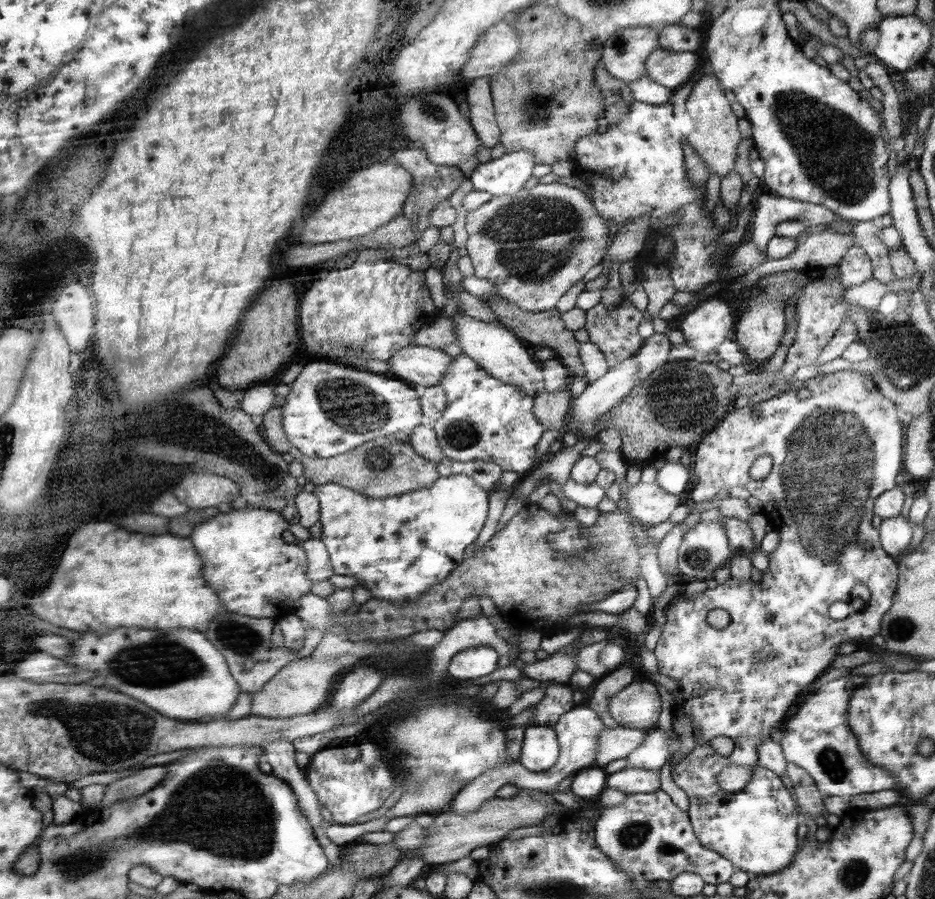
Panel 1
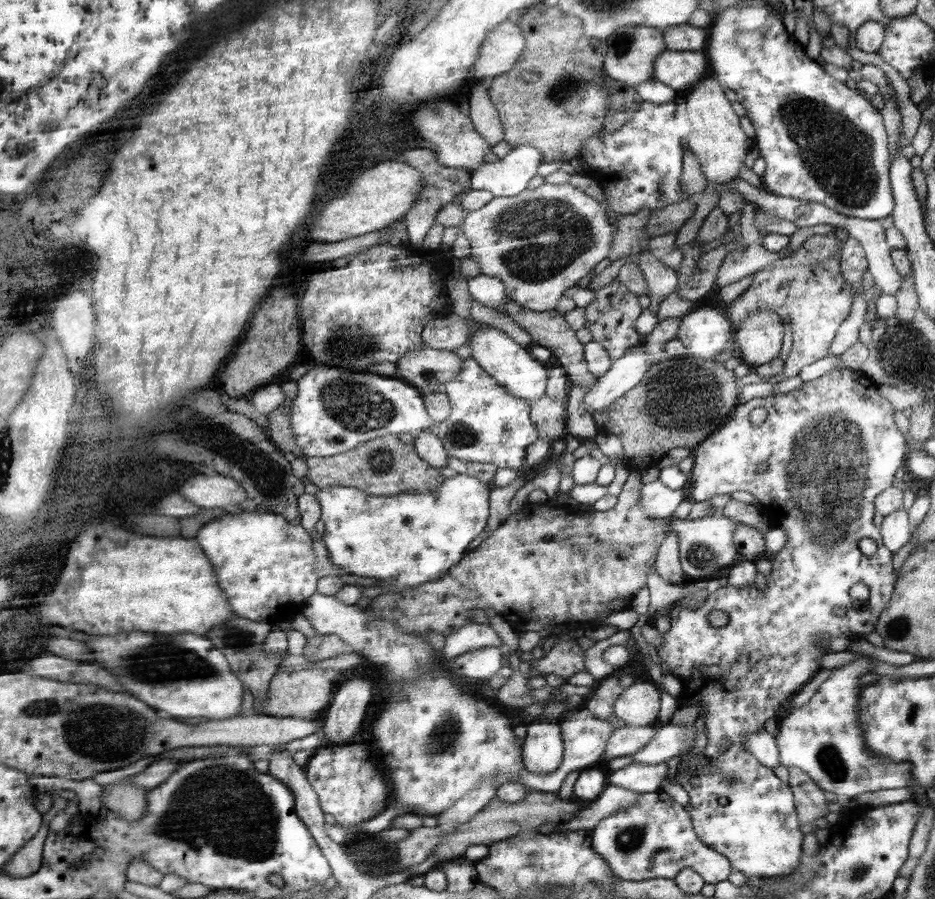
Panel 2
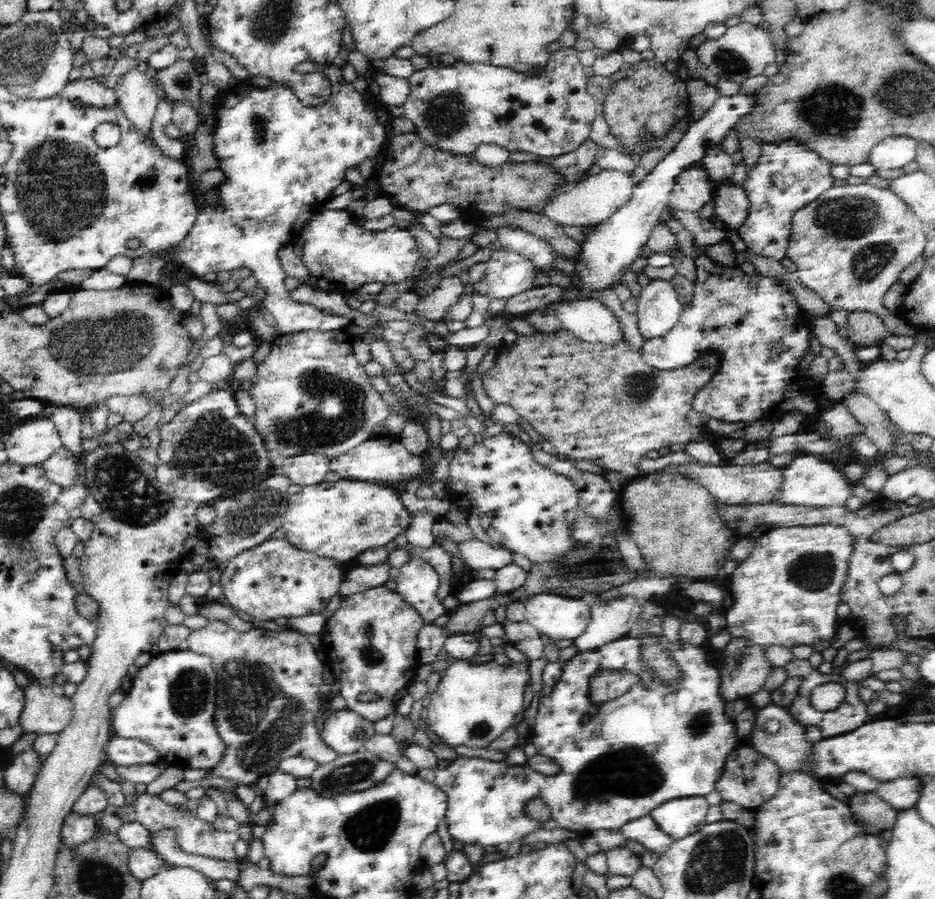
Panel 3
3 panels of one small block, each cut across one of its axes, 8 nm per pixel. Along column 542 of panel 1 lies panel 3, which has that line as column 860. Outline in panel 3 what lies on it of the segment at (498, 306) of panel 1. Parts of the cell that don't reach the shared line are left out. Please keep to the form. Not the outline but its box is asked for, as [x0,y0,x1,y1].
[846,312,889,347]

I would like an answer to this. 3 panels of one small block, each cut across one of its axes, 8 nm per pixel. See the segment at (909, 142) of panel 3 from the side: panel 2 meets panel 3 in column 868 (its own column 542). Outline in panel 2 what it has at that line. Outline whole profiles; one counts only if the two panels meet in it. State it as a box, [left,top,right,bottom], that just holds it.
[471,144,543,197]

